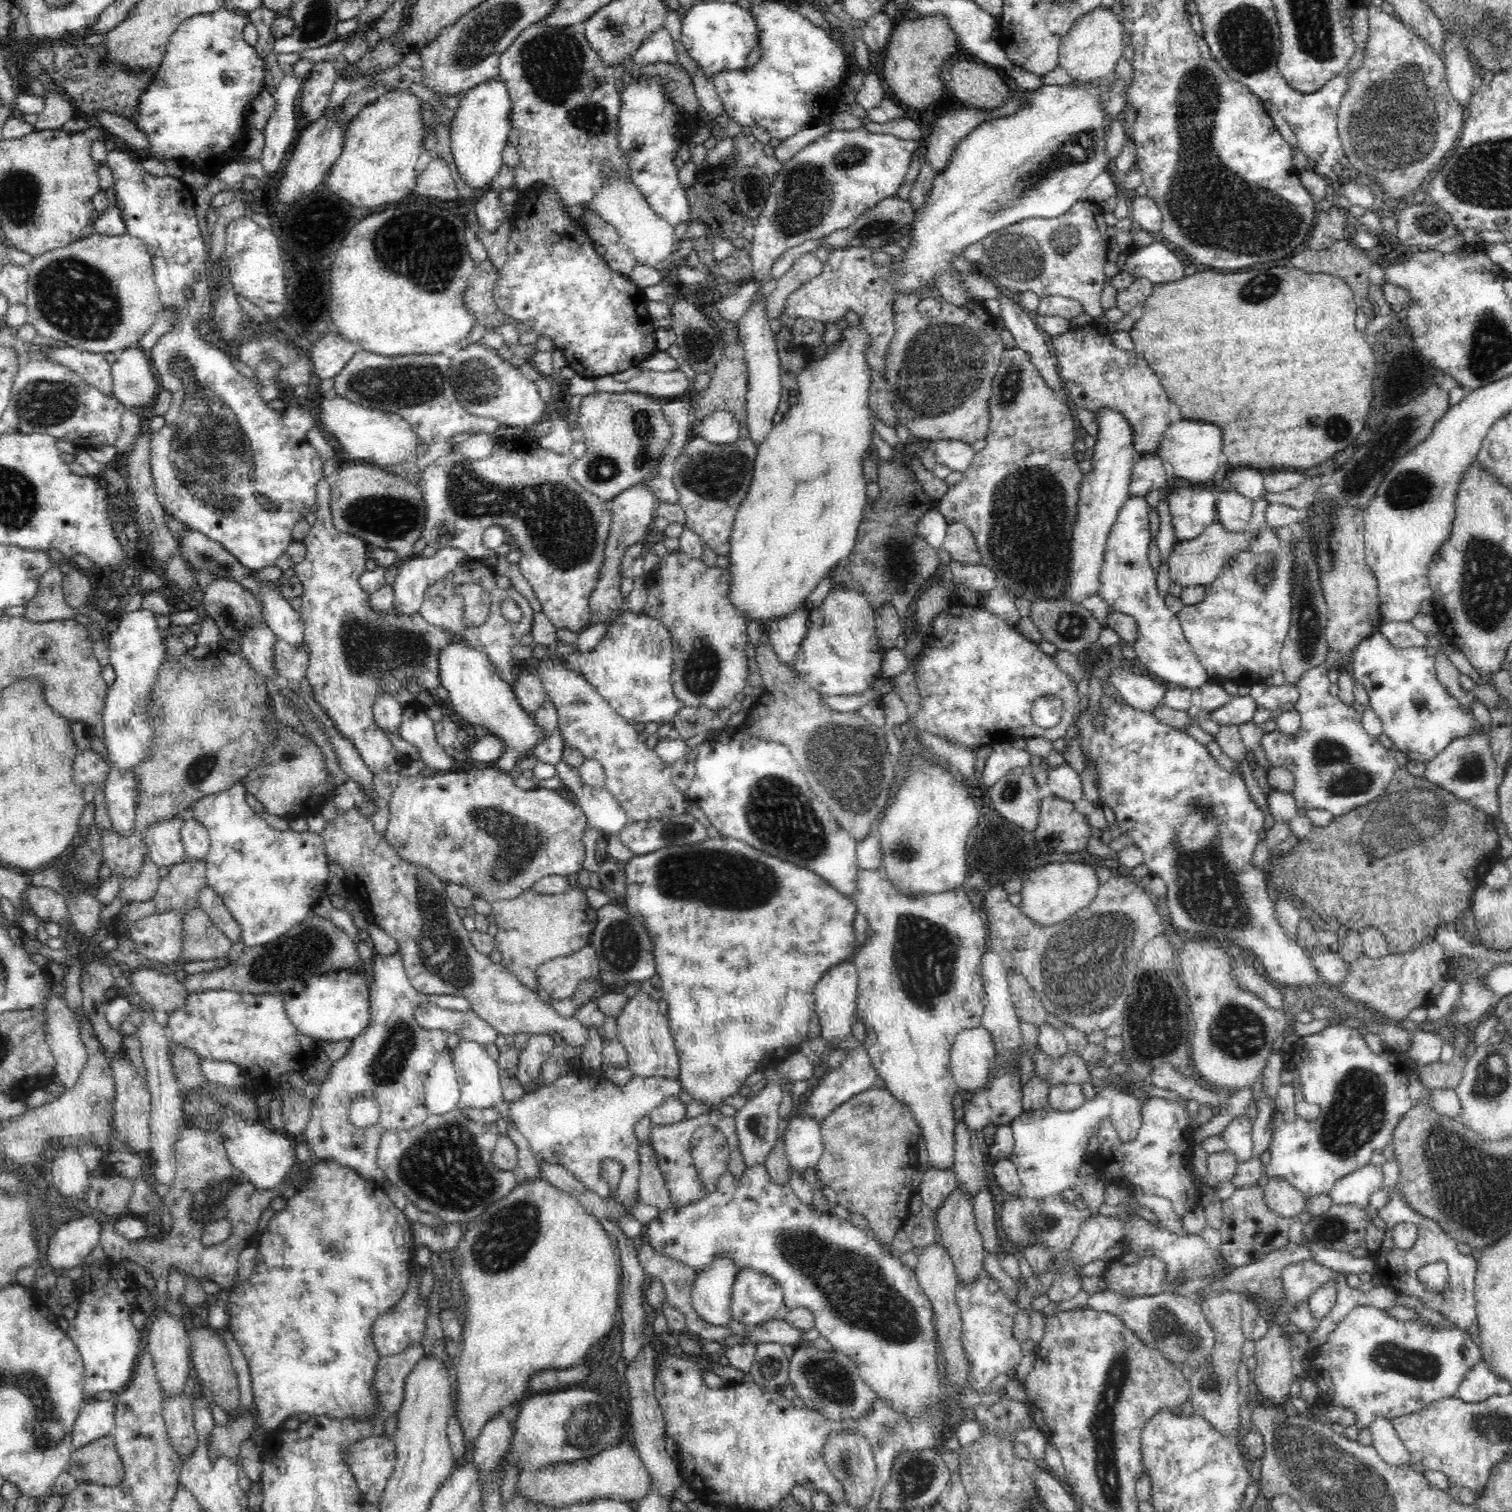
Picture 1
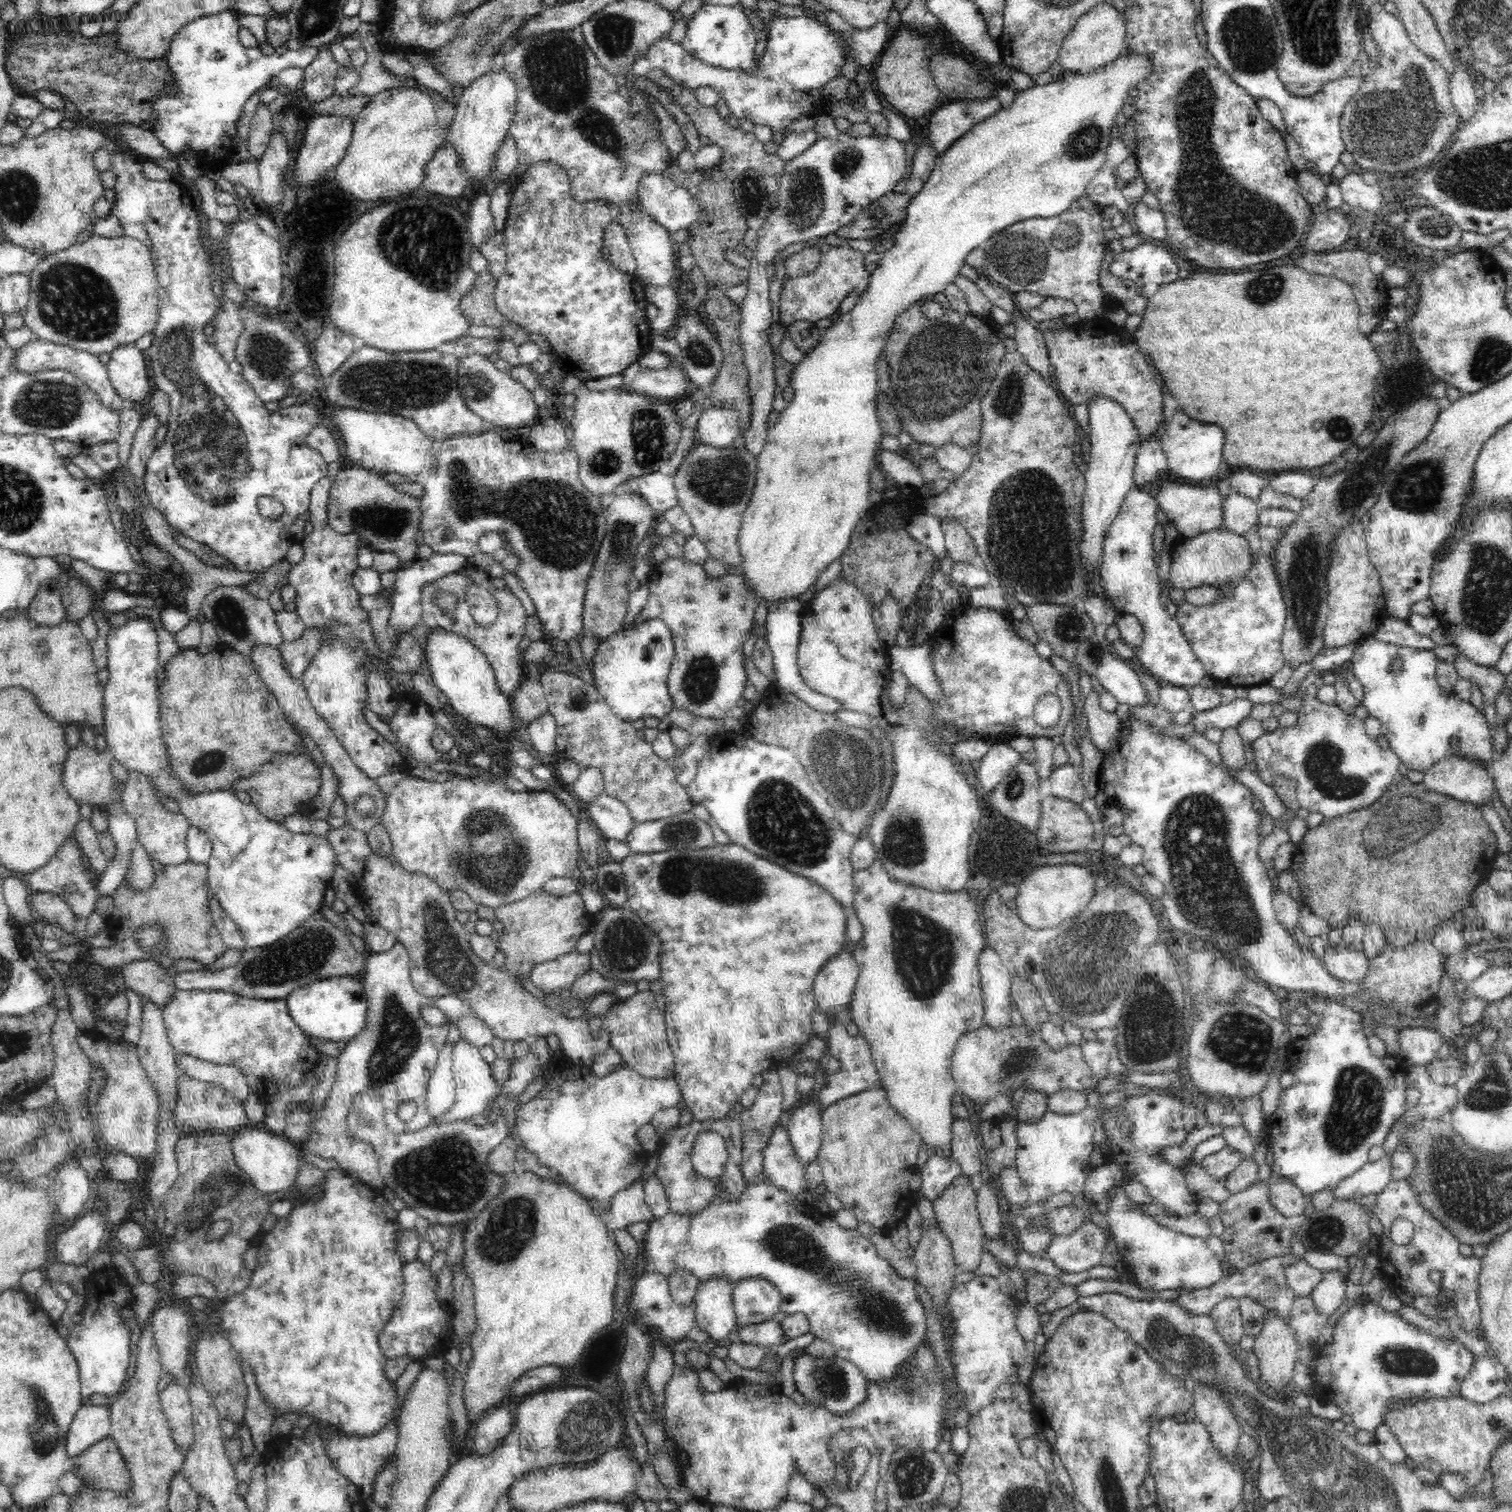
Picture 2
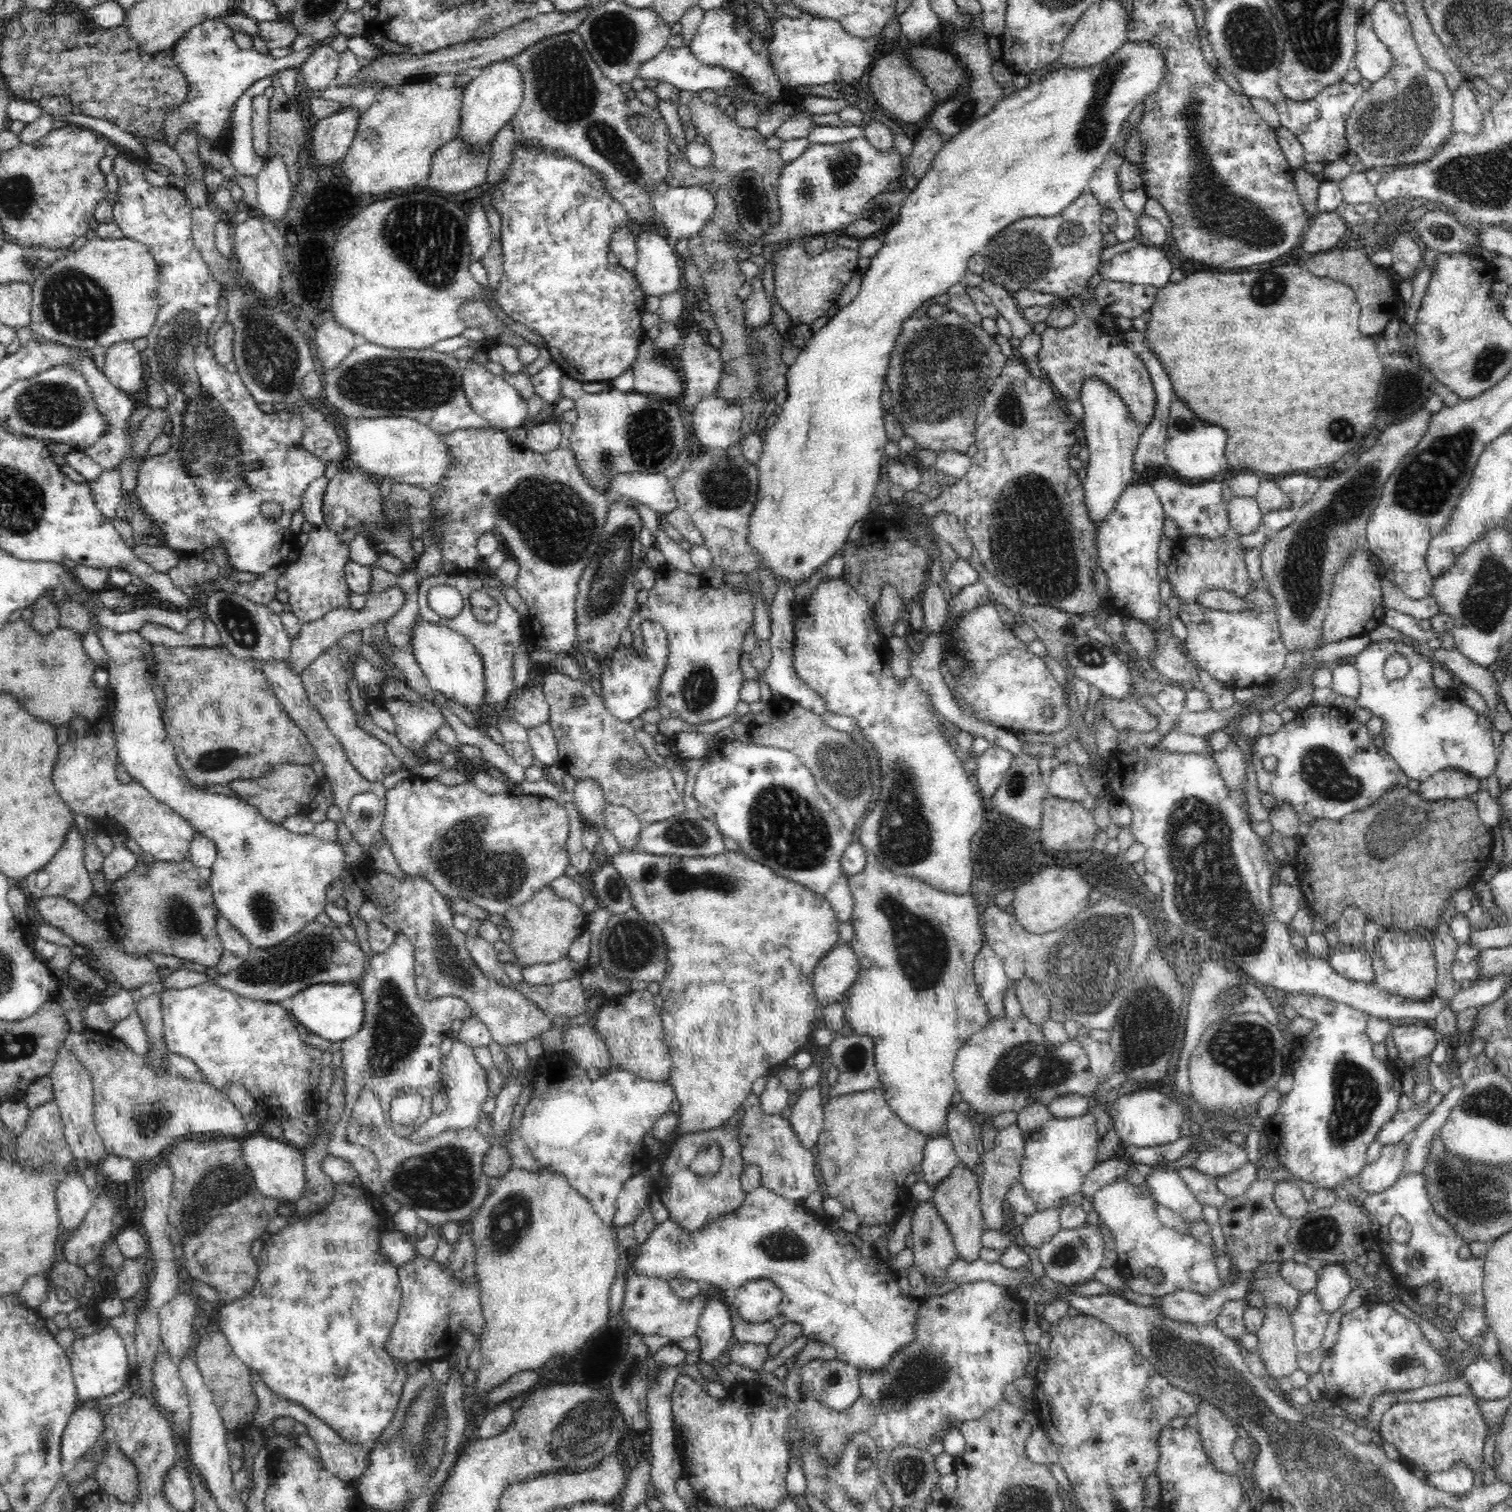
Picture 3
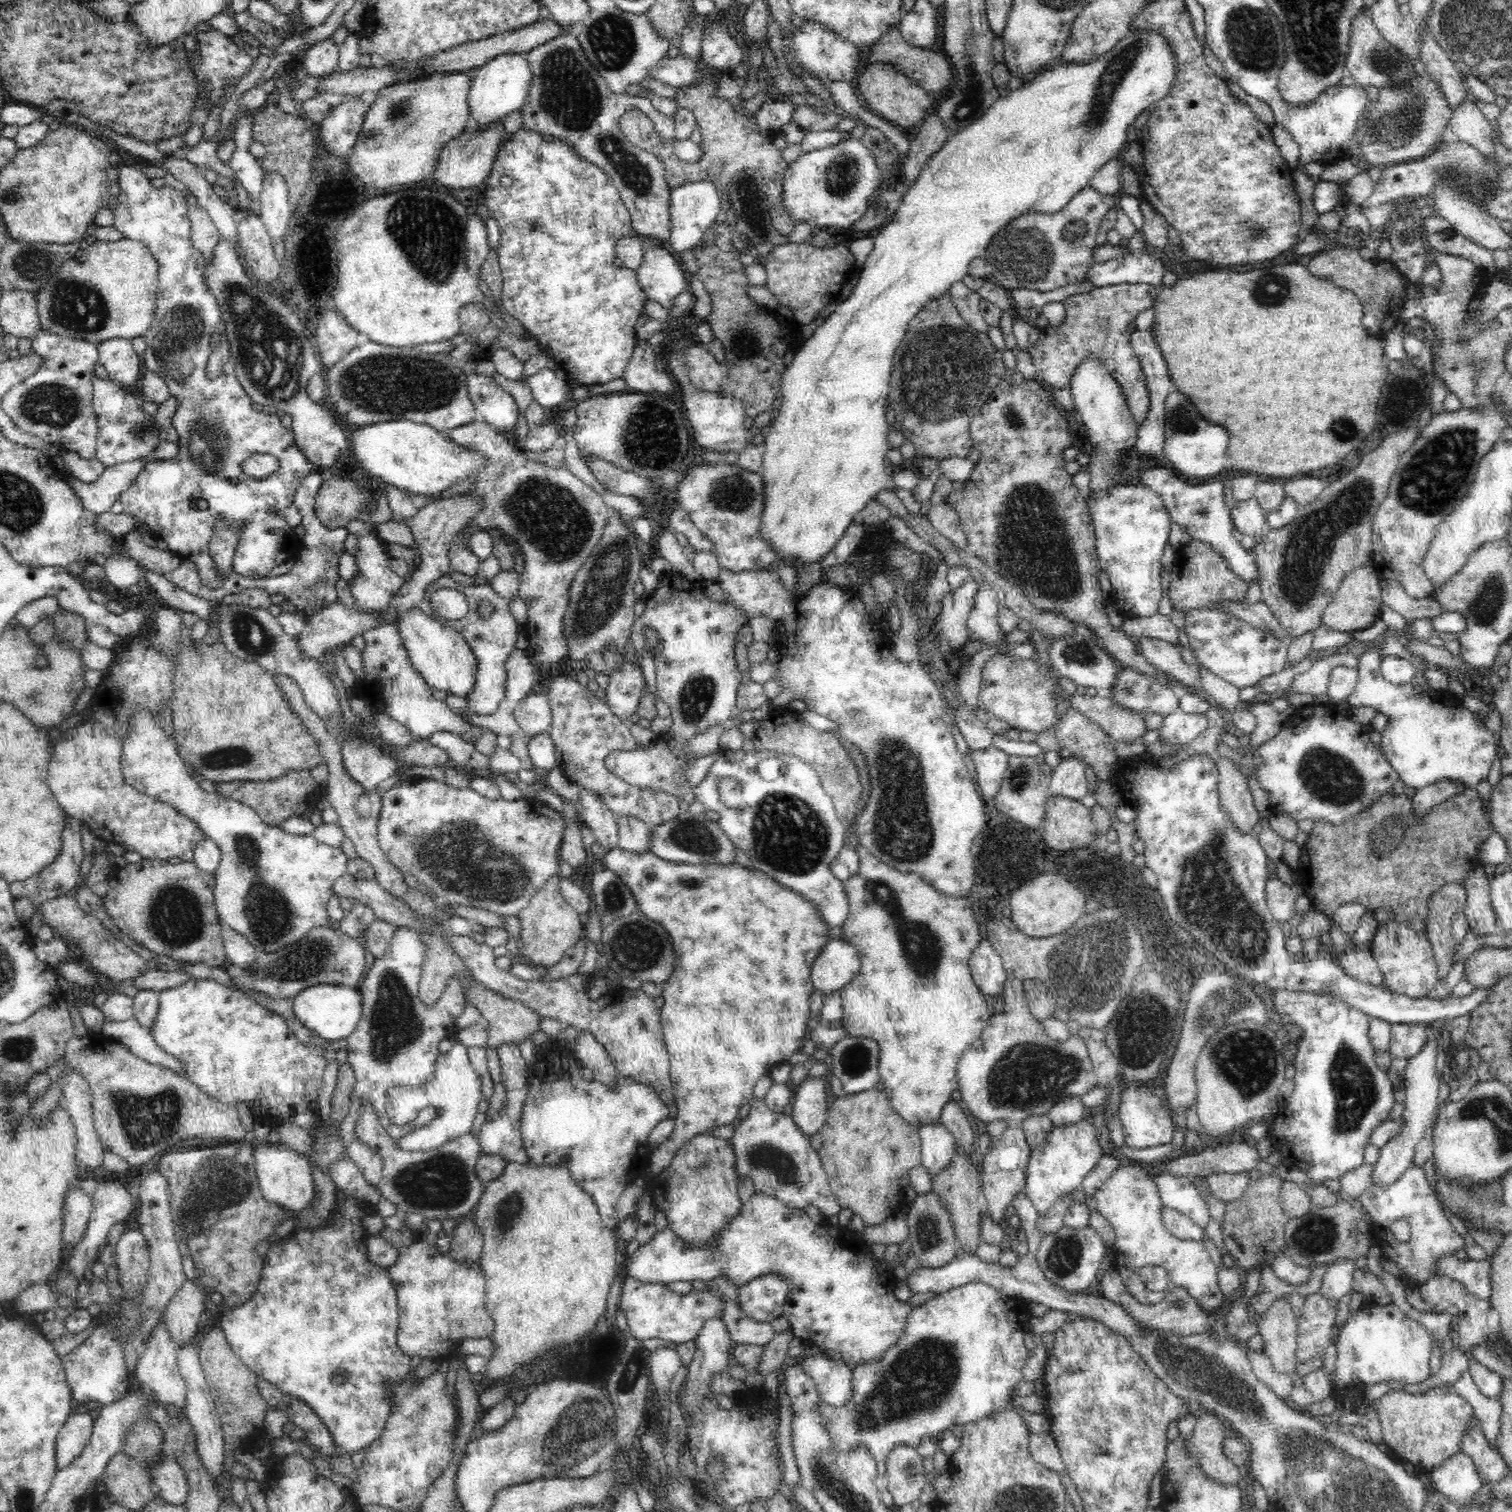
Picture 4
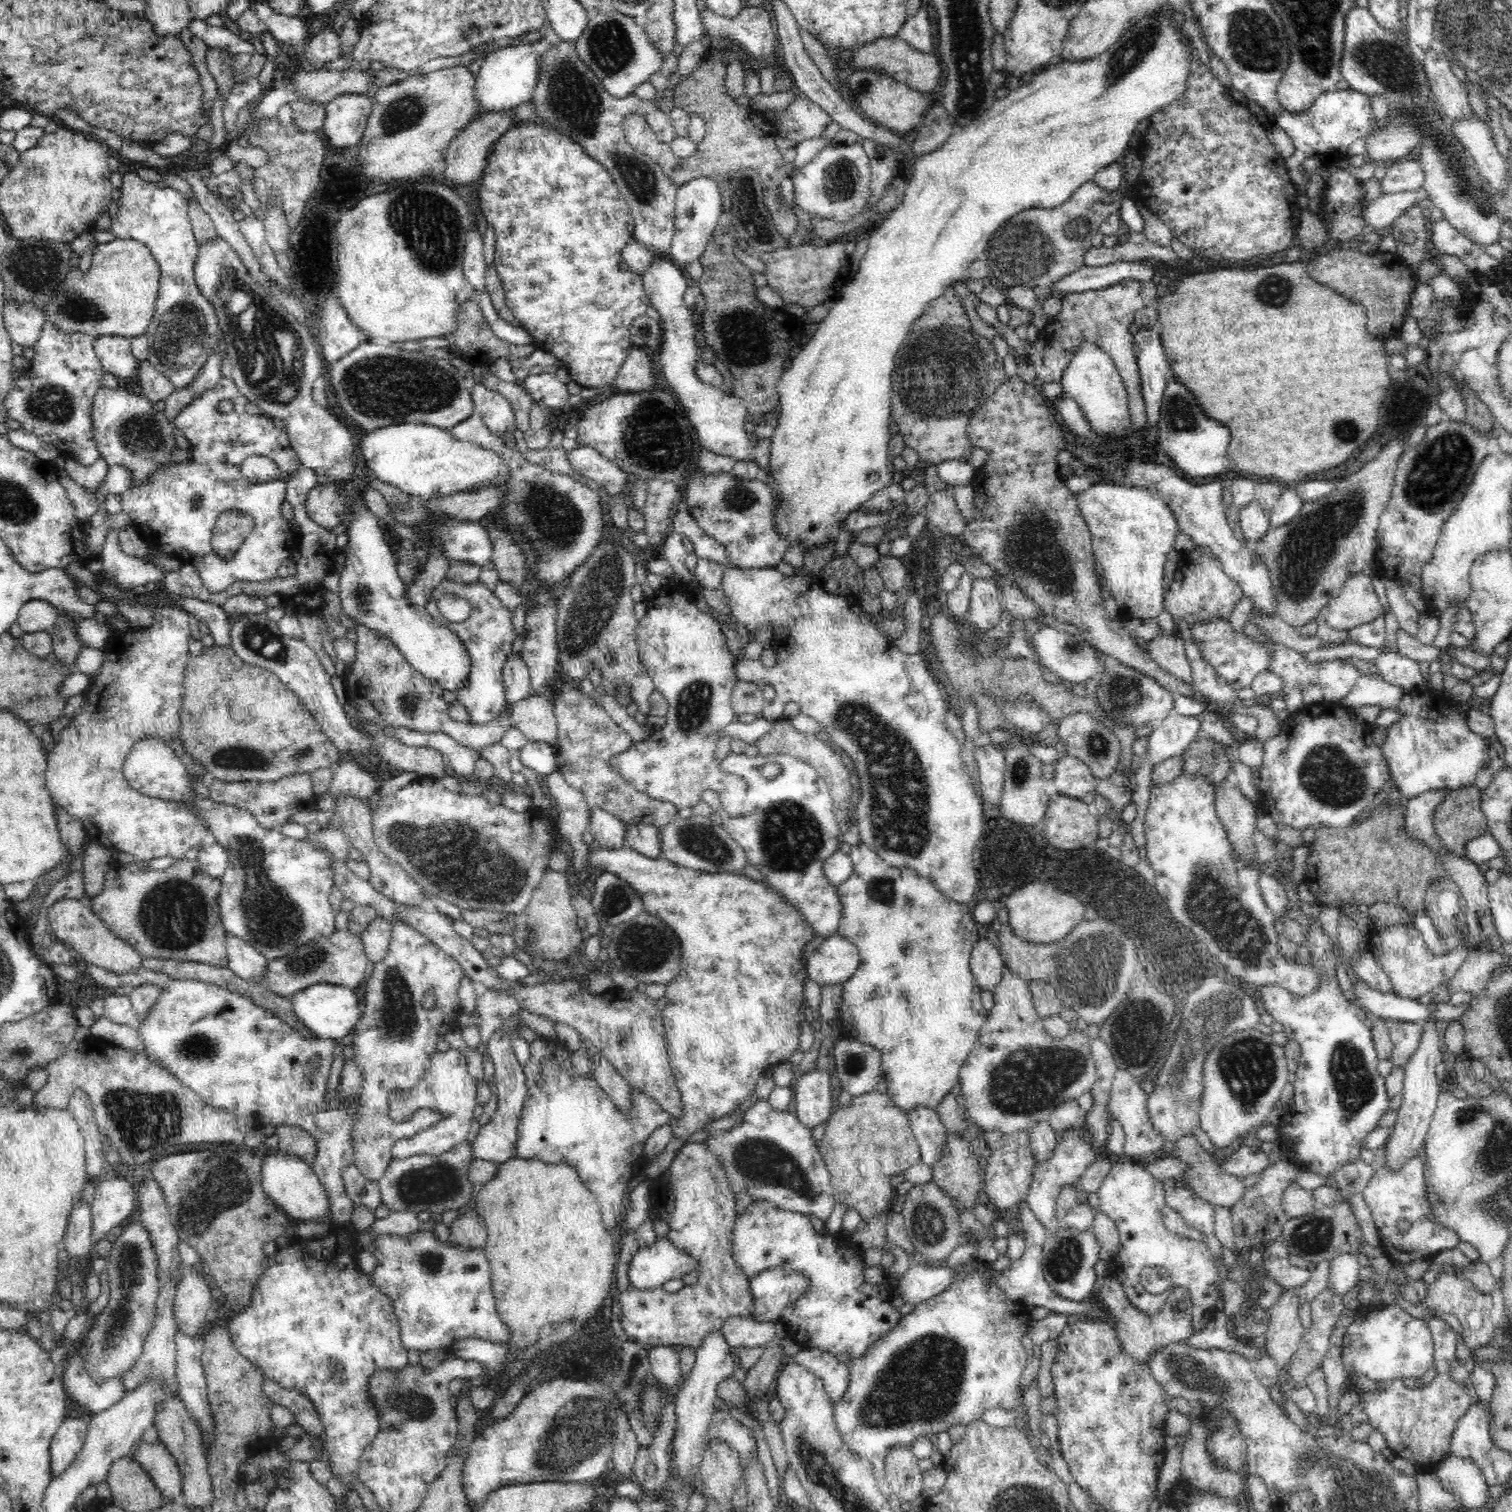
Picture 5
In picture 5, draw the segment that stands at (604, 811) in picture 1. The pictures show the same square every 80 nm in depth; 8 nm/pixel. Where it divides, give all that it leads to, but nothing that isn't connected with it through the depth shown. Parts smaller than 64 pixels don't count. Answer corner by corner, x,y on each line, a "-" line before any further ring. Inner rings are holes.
636,822
624,823
624,839
626,848
634,849
644,856
661,858
659,852
658,827

